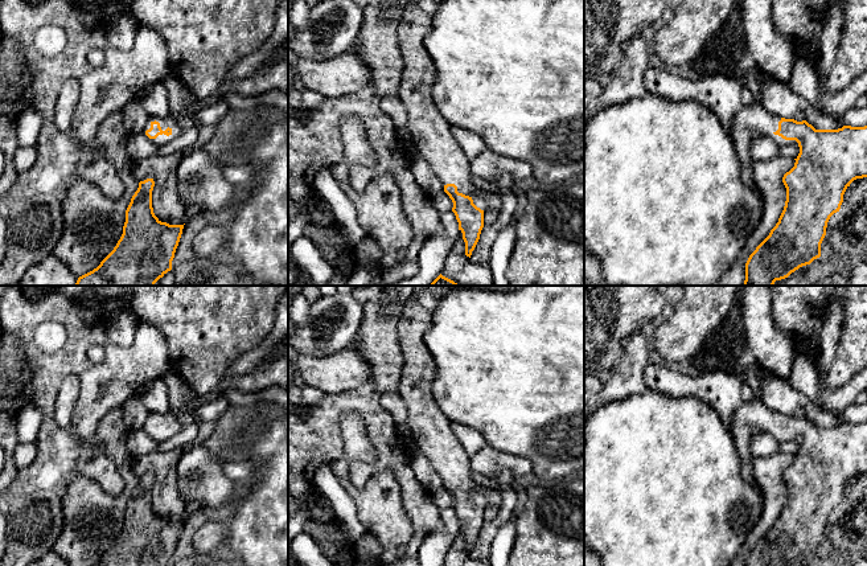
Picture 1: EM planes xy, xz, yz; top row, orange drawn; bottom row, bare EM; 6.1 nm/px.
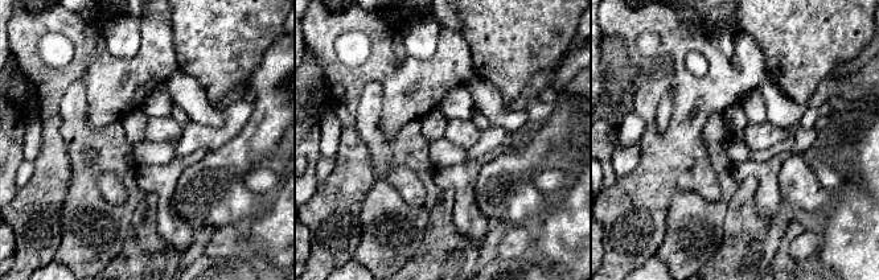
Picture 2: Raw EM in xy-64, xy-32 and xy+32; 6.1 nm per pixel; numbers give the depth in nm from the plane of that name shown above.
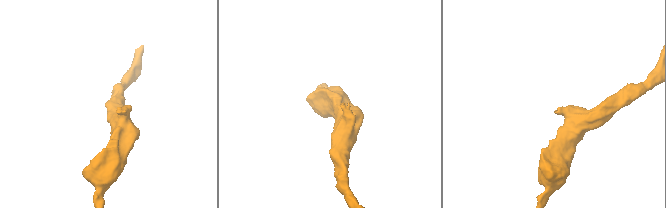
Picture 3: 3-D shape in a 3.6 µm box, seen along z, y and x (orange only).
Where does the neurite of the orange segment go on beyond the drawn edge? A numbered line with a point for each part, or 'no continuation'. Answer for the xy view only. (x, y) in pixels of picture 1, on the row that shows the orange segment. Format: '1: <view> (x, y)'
1: xy (165, 122)

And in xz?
1: xz (431, 132)

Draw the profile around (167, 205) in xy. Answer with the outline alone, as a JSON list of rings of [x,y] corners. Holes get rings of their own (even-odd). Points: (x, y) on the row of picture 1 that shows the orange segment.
[[[186,148],[172,155],[157,155],[133,163],[133,176],[139,182],[147,179],[155,181],[152,208],[161,222],[184,225],[188,218],[177,190],[177,168],[190,149]]]

